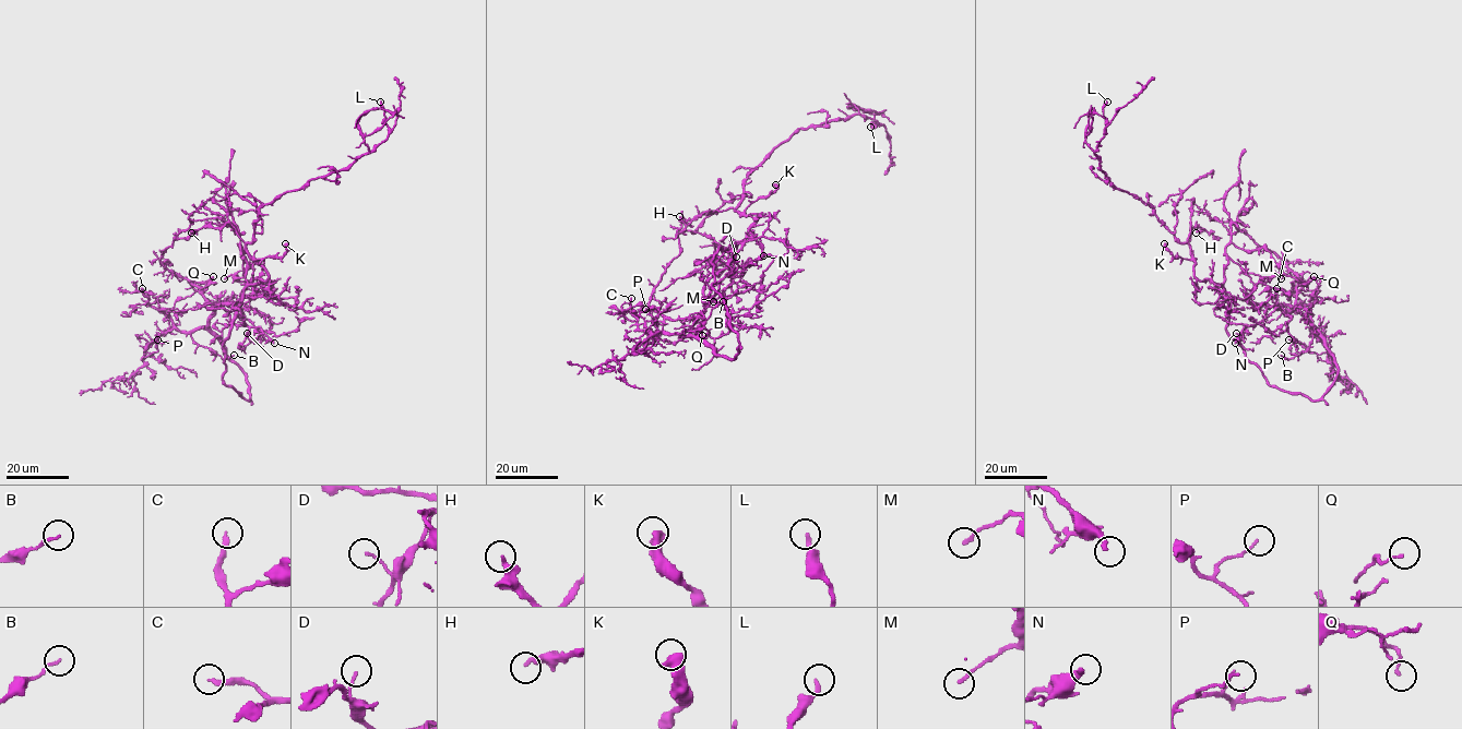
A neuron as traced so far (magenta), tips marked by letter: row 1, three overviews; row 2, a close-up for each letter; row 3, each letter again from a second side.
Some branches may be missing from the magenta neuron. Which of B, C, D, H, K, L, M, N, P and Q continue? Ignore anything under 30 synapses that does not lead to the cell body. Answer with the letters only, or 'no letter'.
C, N

